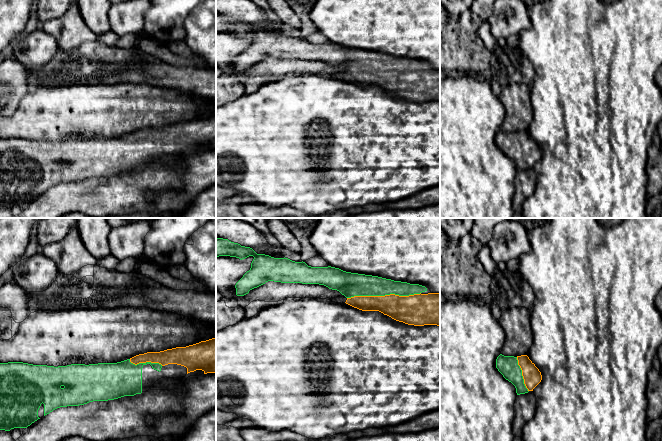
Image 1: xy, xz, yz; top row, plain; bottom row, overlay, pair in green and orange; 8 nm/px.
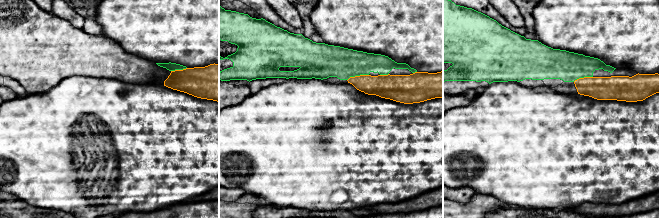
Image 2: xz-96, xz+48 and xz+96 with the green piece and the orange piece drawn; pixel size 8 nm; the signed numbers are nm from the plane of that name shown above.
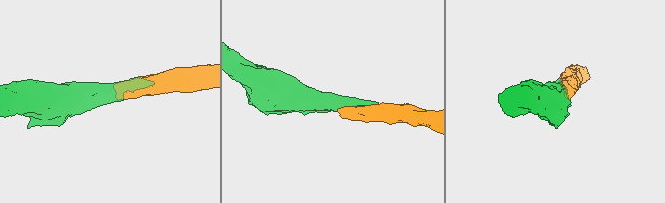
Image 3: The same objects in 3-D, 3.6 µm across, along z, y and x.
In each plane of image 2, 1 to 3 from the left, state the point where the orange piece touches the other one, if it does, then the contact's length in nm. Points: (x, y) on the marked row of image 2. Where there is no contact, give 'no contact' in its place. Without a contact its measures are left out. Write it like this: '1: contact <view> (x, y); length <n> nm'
1: contact xz-96 (178, 69); length 130 nm
2: contact xz+48 (357, 75); length 180 nm
3: contact xz+96 (582, 77); length 170 nm

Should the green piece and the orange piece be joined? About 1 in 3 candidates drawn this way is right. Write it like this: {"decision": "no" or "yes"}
{"decision": "yes"}

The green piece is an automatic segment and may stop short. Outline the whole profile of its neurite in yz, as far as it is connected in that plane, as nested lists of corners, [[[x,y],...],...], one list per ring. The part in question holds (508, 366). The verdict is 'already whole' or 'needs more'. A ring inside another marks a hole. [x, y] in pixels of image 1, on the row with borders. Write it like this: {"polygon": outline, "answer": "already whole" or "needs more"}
{"polygon": [[[500,354],[496,368],[515,386],[517,395],[533,391],[542,380],[541,372],[527,355],[514,357]]], "answer": "needs more"}

